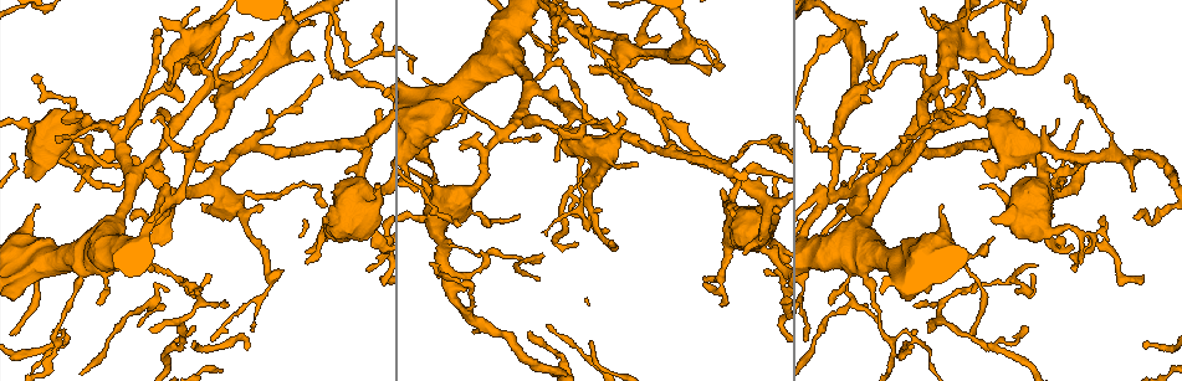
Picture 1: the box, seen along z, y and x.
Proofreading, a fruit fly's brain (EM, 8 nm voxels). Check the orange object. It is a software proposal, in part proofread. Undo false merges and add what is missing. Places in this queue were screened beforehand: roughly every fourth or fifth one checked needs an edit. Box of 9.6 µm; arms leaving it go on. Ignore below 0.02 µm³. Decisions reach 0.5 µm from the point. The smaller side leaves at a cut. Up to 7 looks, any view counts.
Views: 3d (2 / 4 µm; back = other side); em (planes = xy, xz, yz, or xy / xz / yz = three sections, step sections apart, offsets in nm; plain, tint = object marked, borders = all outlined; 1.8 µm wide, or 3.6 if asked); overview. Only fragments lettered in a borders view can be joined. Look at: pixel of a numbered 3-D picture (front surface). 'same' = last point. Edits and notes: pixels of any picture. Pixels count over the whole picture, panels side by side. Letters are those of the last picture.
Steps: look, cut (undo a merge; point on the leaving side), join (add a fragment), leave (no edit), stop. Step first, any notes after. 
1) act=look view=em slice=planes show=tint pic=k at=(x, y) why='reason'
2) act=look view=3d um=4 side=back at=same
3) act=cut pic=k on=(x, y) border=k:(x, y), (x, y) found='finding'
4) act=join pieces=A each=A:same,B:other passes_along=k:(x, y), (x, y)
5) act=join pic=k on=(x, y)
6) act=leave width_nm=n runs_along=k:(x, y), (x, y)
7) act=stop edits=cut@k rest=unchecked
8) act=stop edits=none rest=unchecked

act=look view=3d um=4 pic=1 at=(474, 331) why='free end'

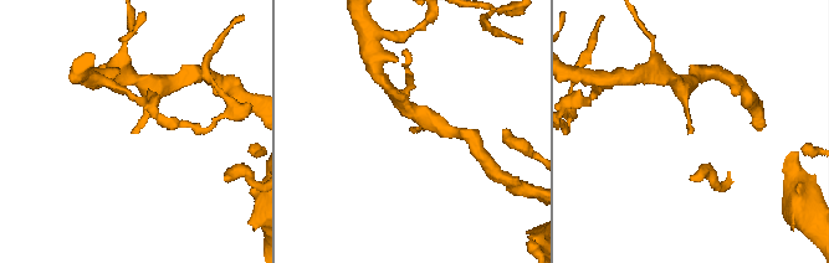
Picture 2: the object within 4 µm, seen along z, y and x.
act=look view=em slice=planes show=borders pic=2 at=(412, 129)

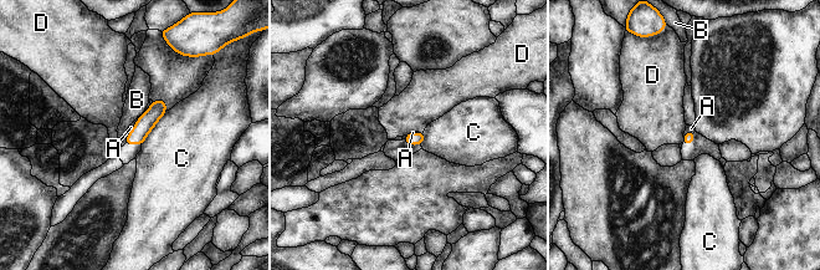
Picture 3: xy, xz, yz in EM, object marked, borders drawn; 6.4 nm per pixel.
act=join pieces=A each=A:same,B:other,C:other,D:other passes_along=3:(147, 121), (132, 130), (131, 127) found='the neuron continues'

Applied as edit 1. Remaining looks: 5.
act=look view=3d um=2 pic=1 at=(557, 128) why='an open end'

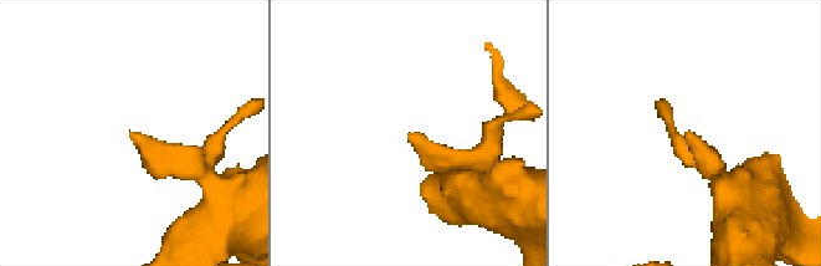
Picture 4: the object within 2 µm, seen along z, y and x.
act=look view=em slice=yz step=8 show=tint pic=4 at=(688, 132)

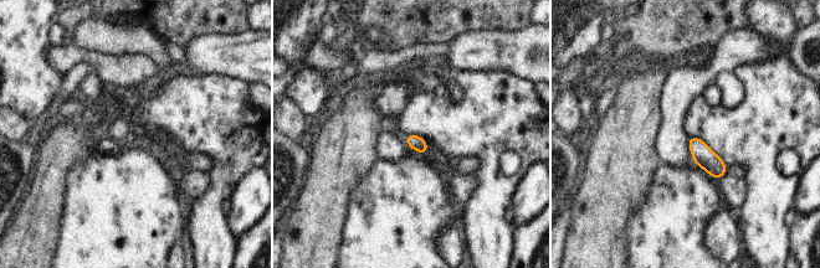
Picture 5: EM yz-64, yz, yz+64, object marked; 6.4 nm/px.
act=look view=em slice=planes show=borders at=same why='another direction'

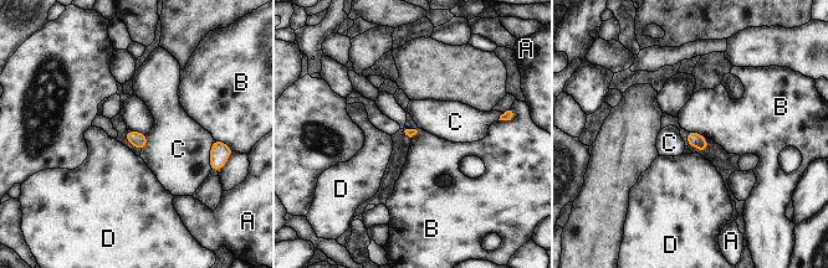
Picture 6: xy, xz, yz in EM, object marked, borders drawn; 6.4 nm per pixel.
act=leave each=A:other,B:other,C:other,D:other border=6:(127, 129), (144, 134) found='none of them fits'

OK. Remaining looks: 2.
act=look view=em um=3.6 slice=planes show=plain pic=1 at=(869, 162)

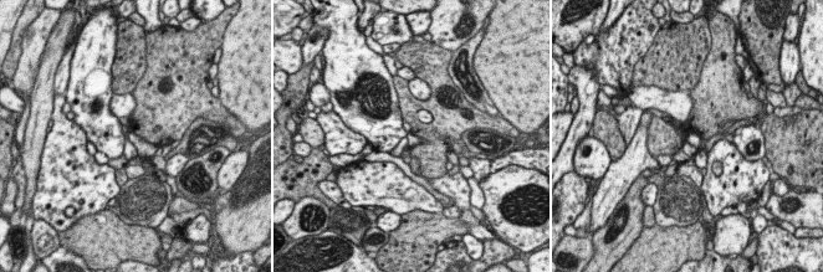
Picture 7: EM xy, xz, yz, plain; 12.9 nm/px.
act=look view=em um=3.6 slice=planes show=borders at=same

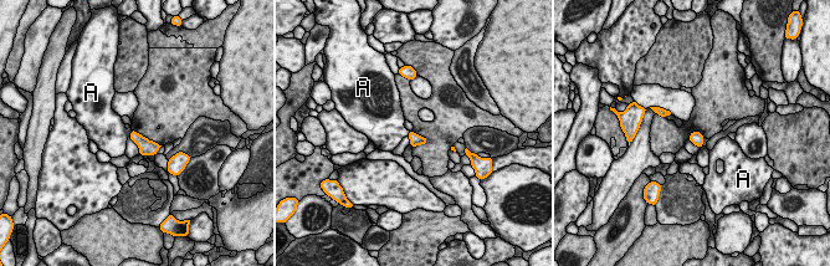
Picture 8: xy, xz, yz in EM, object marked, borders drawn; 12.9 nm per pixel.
act=leave width_nm=140 each=A:other border=8:(132, 131), (128, 136) found='no lettered fragment goes on from it'

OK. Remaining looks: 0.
act=stop edits=join@3 rest=unchecked

